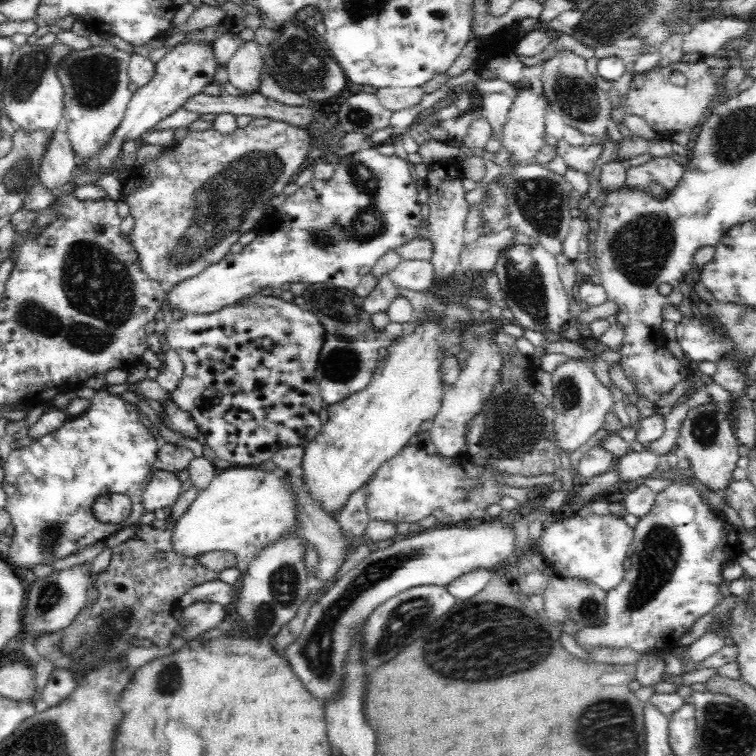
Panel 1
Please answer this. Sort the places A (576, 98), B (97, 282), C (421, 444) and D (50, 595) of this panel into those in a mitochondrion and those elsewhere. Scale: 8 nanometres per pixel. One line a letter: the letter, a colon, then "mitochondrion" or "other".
A: mitochondrion
B: mitochondrion
C: other
D: mitochondrion

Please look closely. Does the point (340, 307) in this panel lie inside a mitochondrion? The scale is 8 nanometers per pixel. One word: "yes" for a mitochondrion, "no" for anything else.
yes

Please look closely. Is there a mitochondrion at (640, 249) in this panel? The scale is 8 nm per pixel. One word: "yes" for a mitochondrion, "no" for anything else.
yes

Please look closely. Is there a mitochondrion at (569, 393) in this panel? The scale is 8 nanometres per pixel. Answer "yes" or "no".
yes

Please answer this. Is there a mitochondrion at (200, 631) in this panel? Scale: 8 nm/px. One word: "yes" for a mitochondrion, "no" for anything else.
no

